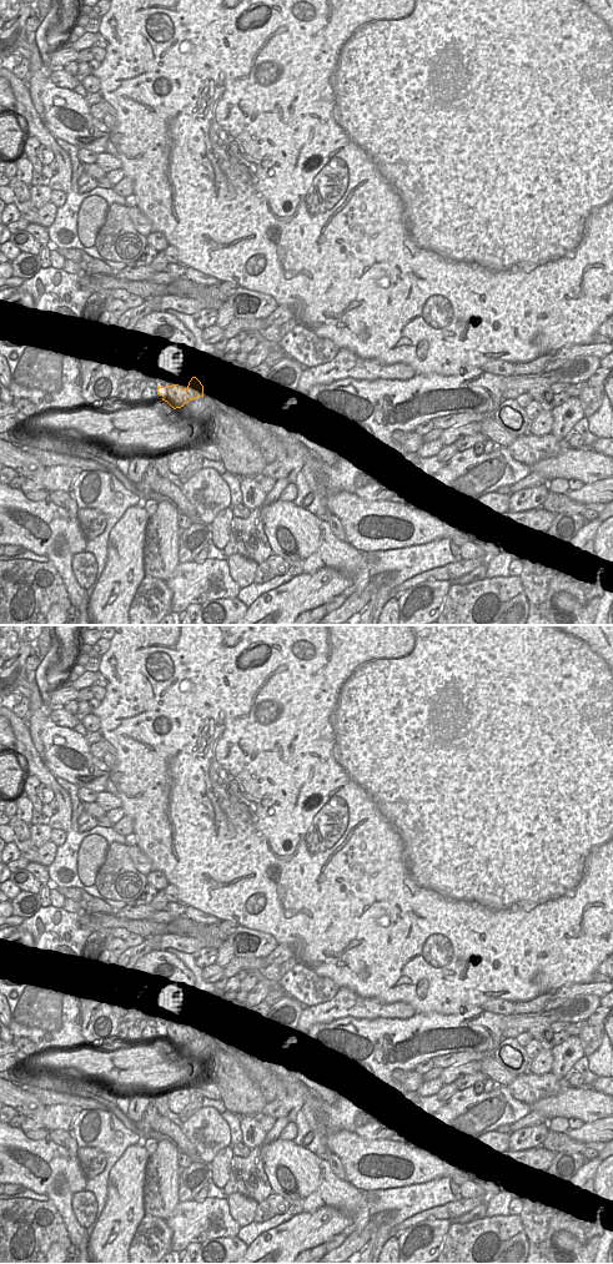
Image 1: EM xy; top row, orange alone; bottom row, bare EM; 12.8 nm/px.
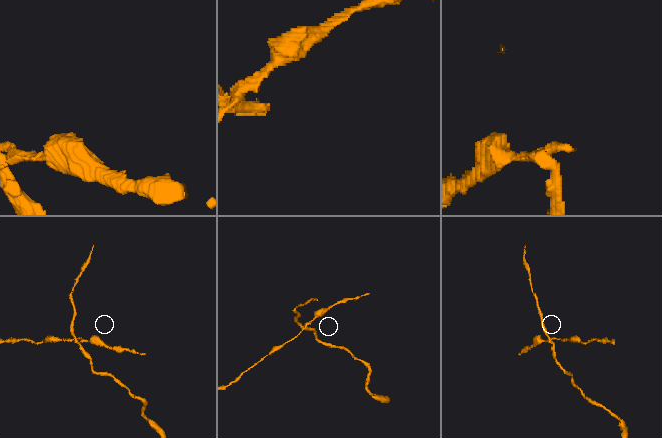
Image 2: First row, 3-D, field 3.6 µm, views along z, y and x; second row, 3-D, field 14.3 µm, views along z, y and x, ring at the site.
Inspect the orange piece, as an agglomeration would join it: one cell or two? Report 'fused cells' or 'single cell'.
fused cells

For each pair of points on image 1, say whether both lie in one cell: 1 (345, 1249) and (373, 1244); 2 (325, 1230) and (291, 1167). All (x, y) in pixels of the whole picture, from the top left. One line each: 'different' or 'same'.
1: different
2: different

